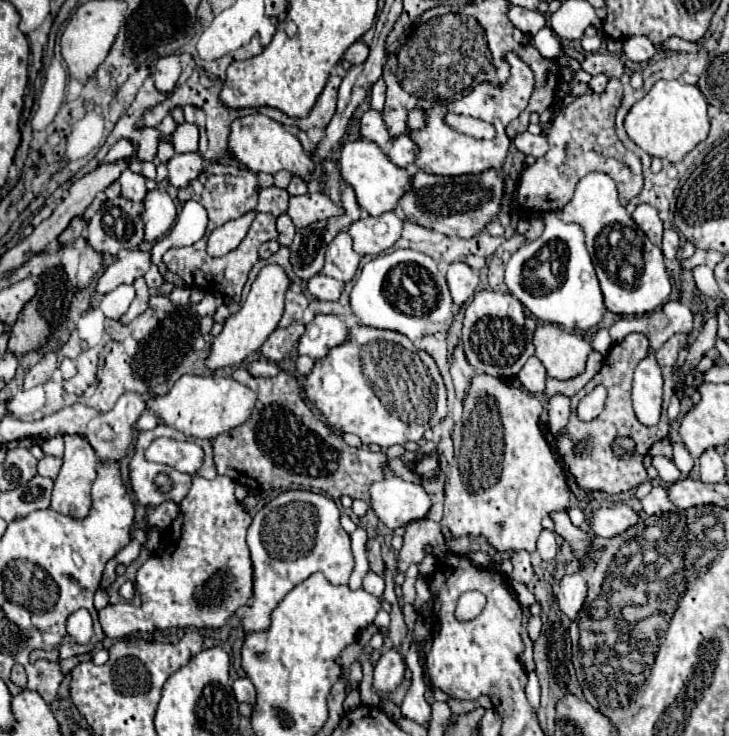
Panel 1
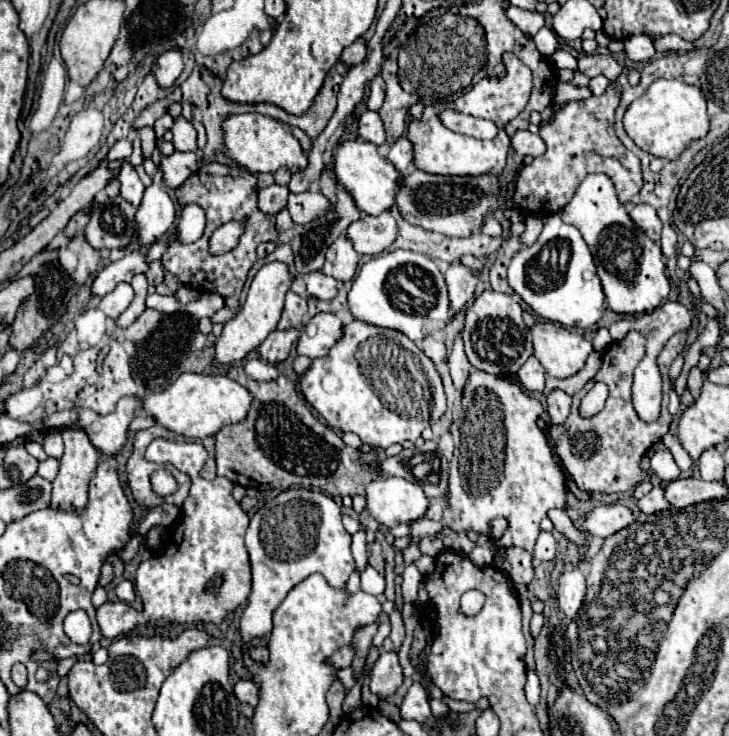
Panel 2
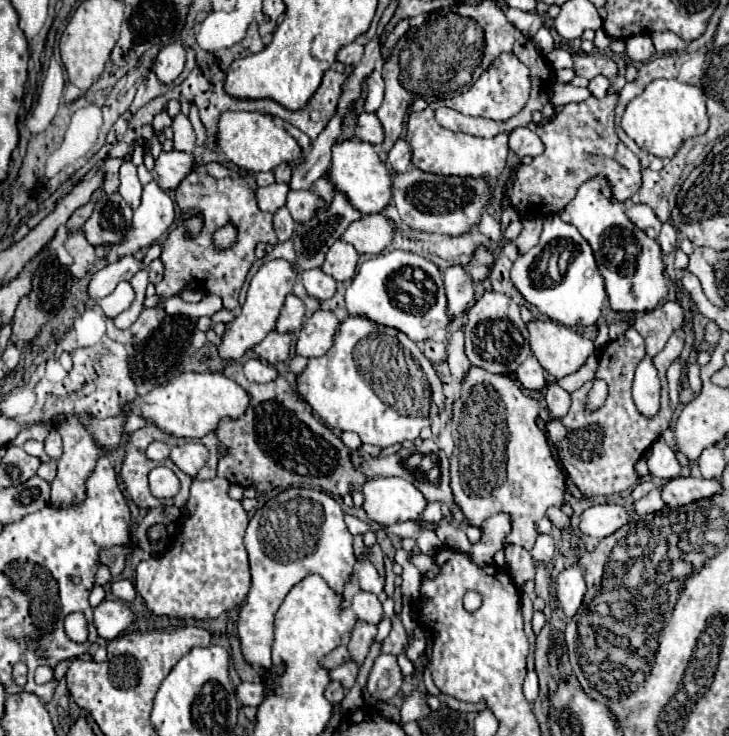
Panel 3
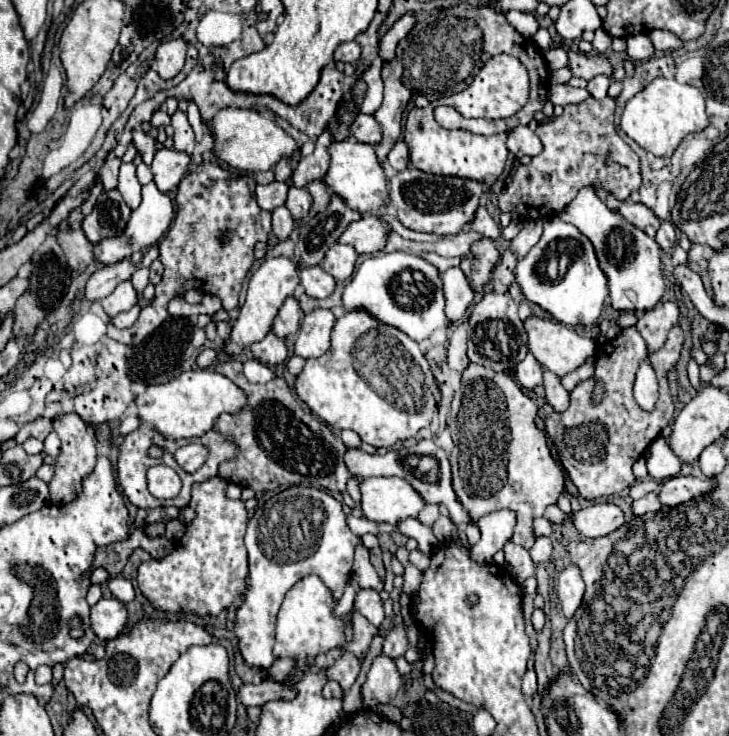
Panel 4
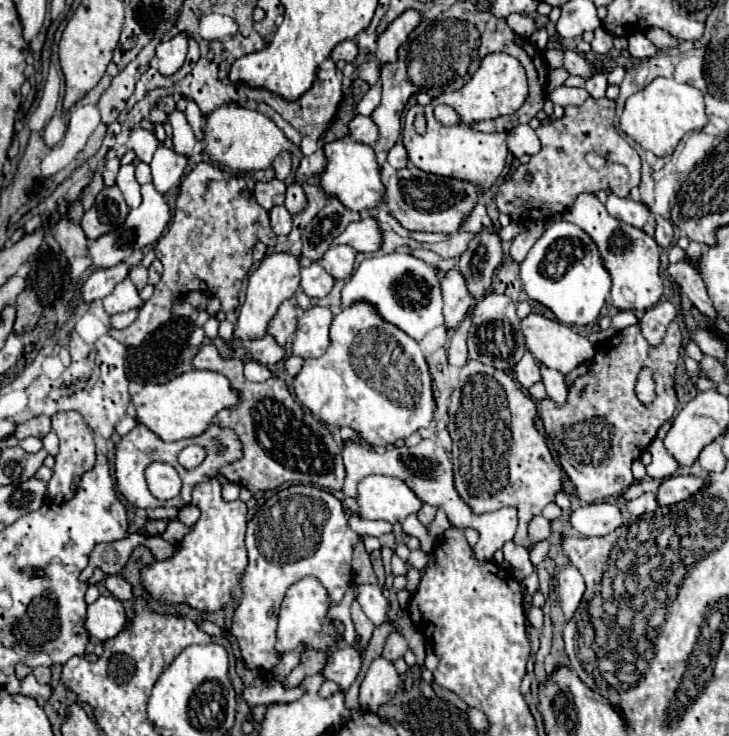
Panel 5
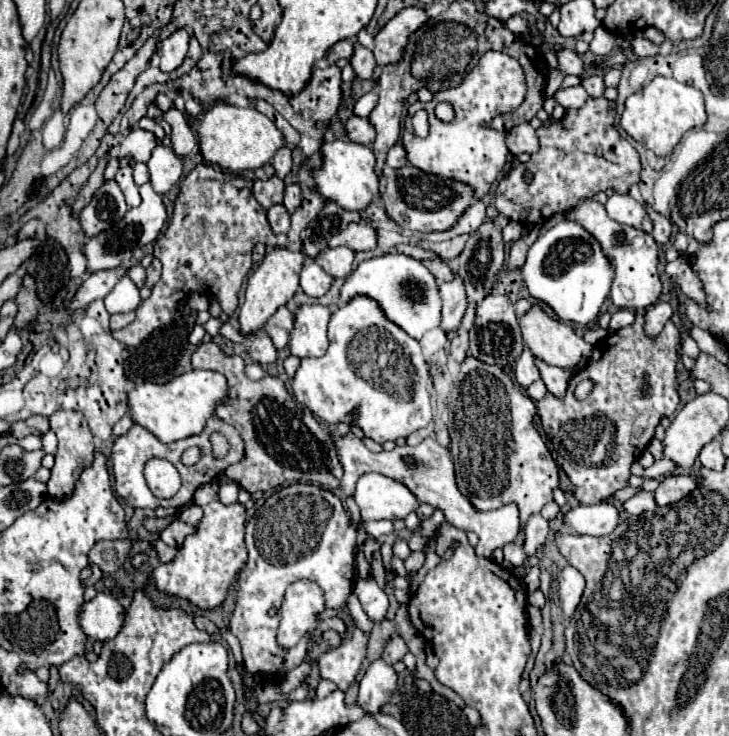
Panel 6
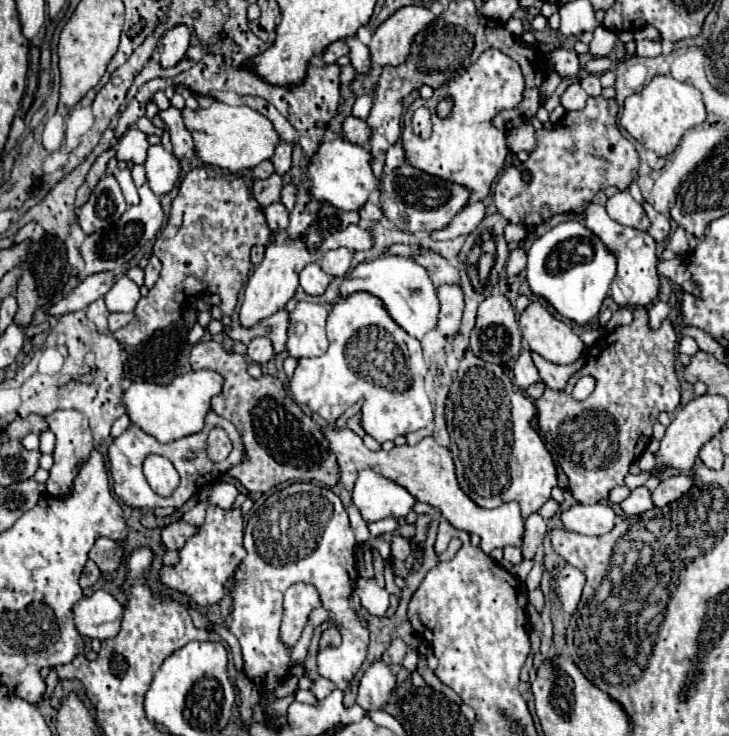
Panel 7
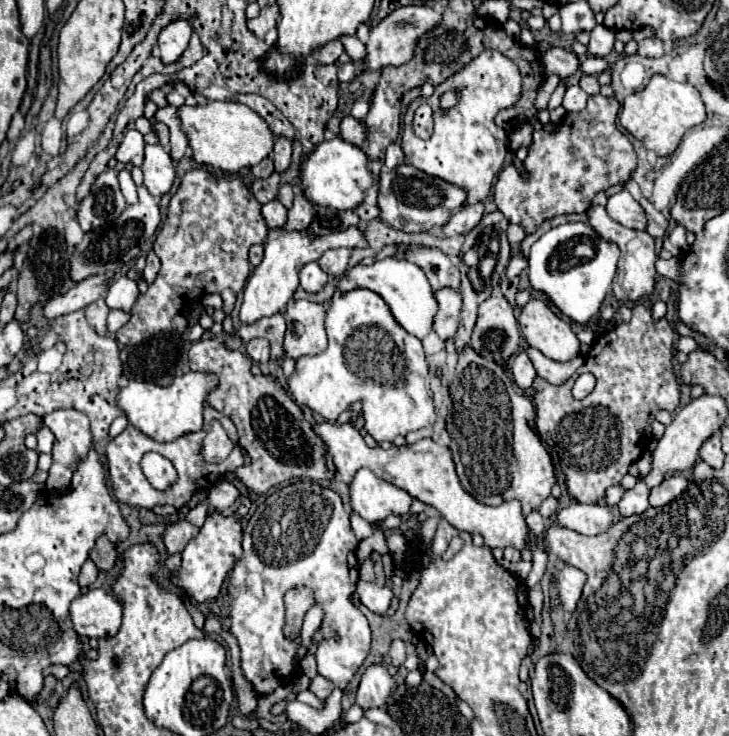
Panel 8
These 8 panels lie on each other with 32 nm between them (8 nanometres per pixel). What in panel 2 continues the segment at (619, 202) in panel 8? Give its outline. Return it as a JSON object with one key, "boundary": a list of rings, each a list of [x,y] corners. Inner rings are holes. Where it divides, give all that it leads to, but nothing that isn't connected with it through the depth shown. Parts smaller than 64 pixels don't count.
{"boundary":[[[636,204],[632,210],[630,210],[630,218],[632,222],[644,230],[654,242],[658,242],[658,236],[662,232],[662,222],[660,218],[656,216],[656,210],[648,204]]]}

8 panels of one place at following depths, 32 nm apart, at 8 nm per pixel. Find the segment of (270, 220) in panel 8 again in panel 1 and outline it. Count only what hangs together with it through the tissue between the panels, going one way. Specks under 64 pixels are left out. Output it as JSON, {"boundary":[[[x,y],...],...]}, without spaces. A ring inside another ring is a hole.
{"boundary":[[[284,212],[284,214],[280,214],[276,220],[278,220],[278,232],[280,232],[278,242],[280,242],[282,246],[290,246],[292,240],[294,240],[294,232],[296,232],[290,216]]]}

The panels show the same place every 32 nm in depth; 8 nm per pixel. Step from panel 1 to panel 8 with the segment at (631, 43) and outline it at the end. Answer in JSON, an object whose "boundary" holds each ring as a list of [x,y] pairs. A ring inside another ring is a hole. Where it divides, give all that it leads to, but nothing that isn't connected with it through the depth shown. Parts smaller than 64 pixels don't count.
{"boundary":[[[656,36],[644,38],[644,40],[638,44],[638,54],[640,54],[640,56],[646,56],[646,58],[660,58],[660,56],[664,54],[662,40],[656,38]]]}

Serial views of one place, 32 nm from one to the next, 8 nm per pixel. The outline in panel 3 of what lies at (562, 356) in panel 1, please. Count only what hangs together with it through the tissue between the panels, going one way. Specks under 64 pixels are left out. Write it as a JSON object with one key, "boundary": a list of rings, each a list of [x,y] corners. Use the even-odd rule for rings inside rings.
{"boundary":[[[532,320],[528,332],[532,354],[546,372],[558,378],[576,372],[586,358],[596,352],[592,340],[586,340],[572,328],[552,320]]]}

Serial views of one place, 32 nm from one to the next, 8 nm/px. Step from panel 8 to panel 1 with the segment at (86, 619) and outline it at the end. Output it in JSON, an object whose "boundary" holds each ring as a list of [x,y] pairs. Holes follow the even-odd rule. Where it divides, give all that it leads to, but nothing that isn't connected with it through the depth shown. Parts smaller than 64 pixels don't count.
{"boundary":[[[196,476],[196,478],[192,480],[192,488],[190,488],[188,496],[182,500],[180,512],[178,512],[178,516],[174,518],[174,522],[172,522],[172,526],[170,526],[170,536],[168,536],[168,540],[166,540],[166,544],[164,544],[164,550],[162,550],[160,554],[156,554],[156,556],[150,556],[150,558],[142,564],[142,566],[144,566],[144,592],[142,592],[142,596],[140,596],[140,598],[142,598],[142,604],[140,604],[140,606],[132,606],[132,604],[128,604],[128,602],[120,602],[120,604],[108,604],[106,608],[98,610],[100,626],[102,626],[102,630],[104,630],[104,634],[106,634],[108,638],[124,638],[124,636],[134,634],[134,632],[140,632],[140,630],[144,630],[144,632],[162,630],[162,632],[166,632],[166,634],[172,634],[172,632],[176,632],[178,628],[188,628],[188,626],[194,626],[194,628],[220,628],[220,626],[224,626],[224,624],[228,622],[228,618],[230,618],[240,606],[248,604],[248,600],[252,598],[252,562],[250,562],[250,552],[248,552],[248,548],[246,548],[246,530],[248,530],[252,518],[250,518],[250,514],[242,508],[242,504],[234,498],[234,488],[236,488],[236,484],[234,484],[234,480],[230,480],[228,476],[216,476],[214,480],[206,480],[206,478]]]}

